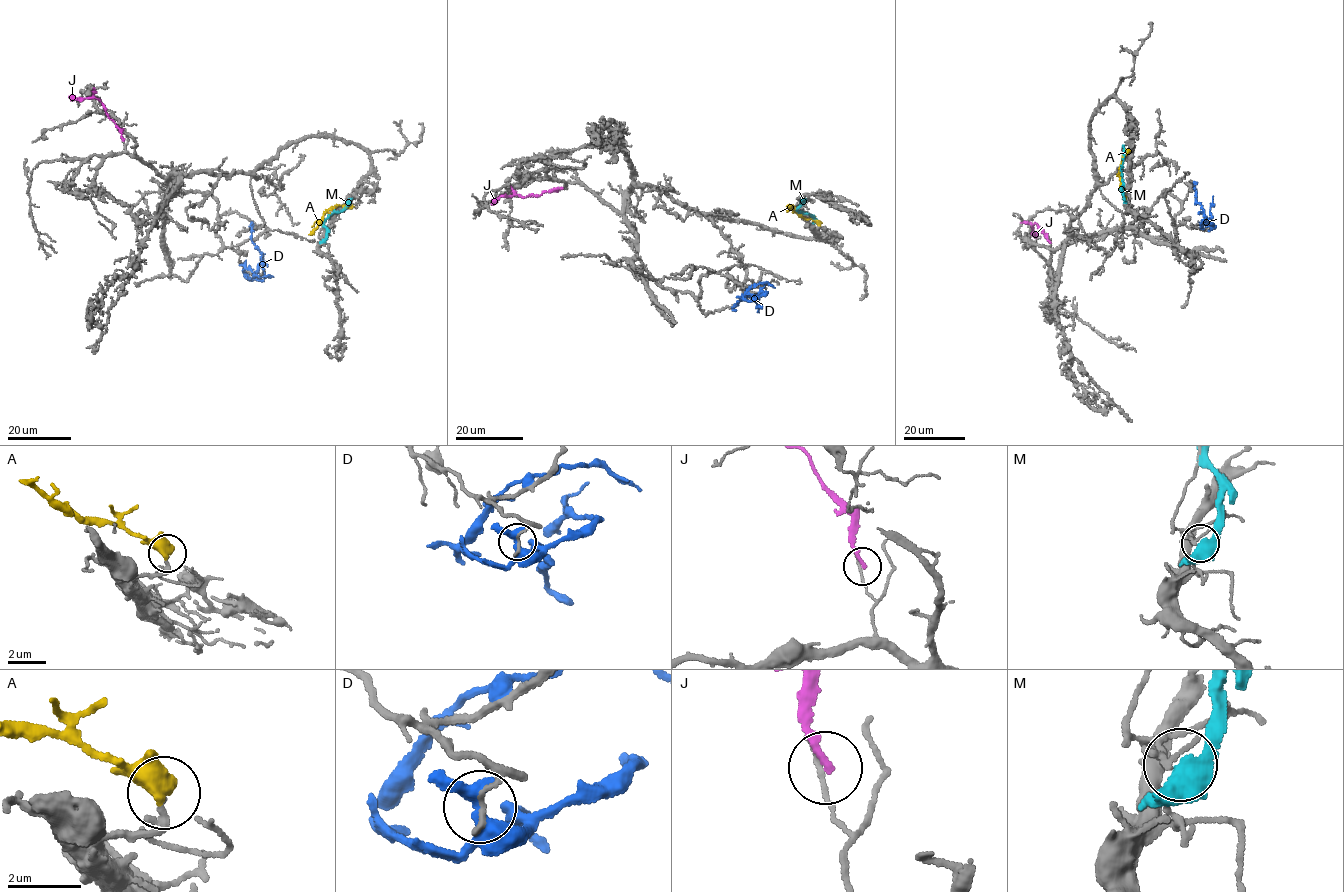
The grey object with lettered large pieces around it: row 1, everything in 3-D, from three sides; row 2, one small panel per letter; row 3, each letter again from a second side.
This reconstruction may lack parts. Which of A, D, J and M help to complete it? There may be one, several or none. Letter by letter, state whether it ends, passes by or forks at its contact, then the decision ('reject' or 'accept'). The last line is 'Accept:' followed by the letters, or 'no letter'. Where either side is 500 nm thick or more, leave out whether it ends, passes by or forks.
A: it forks | accept
D: it forks | reject
J: it ends | reject
M: it passes by | reject
Accept: A

